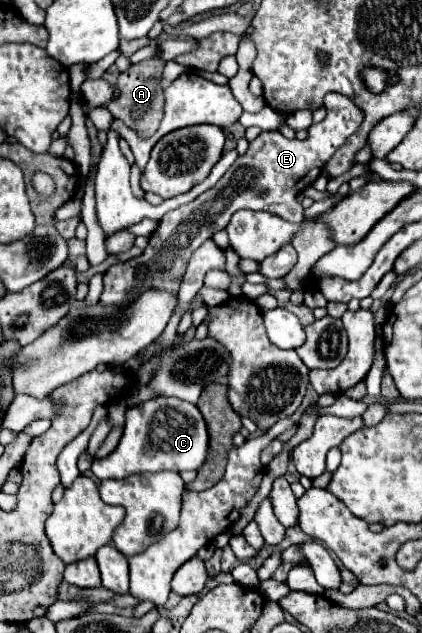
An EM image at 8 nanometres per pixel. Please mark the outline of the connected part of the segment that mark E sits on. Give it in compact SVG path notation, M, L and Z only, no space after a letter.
M342 93L326 95L326 111L328 113L324 121L312 123L308 127L308 137L304 141L286 139L280 131L262 131L250 143L248 151L234 161L234 165L222 175L222 179L212 189L204 191L194 201L180 205L174 211L168 211L160 219L158 233L152 233L150 245L140 257L134 257L126 263L116 263L106 271L104 293L100 297L100 303L130 305L142 295L142 291L148 289L168 291L176 295L182 283L180 277L186 271L190 255L216 231L226 227L230 217L238 209L270 211L274 215L282 215L292 223L300 223L304 219L302 205L294 197L316 181L328 159L336 153L336 149L346 143L352 133L358 131L364 121L364 111Z

